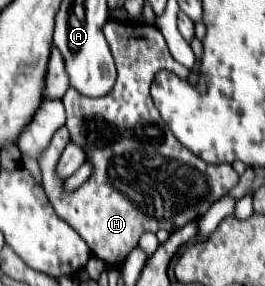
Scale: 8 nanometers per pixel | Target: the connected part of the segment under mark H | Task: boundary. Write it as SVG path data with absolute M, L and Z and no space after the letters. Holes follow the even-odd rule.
M116 19L106 21L102 31L110 45L110 51L118 69L116 85L112 87L112 93L98 99L84 97L82 93L76 93L76 89L68 87L68 91L62 97L62 103L66 107L66 117L68 117L66 127L70 129L70 137L68 137L68 129L60 127L54 133L48 149L38 159L38 163L42 169L43 189L54 211L68 225L72 225L72 229L76 229L76 233L88 243L88 247L98 259L102 259L110 267L120 267L126 261L128 253L138 245L138 239L142 233L146 231L156 233L158 229L174 231L198 219L202 213L210 209L212 203L216 203L222 195L228 195L238 185L240 175L228 163L224 165L204 163L190 149L180 145L180 141L174 137L174 133L168 129L166 123L162 125L162 117L150 97L150 83L154 75L160 69L170 69L182 79L190 75L190 69L184 69L184 65L174 61L174 57L168 53L164 35L154 25L146 25L140 21L116 21ZM70 139L76 141L78 145L84 145L84 153L88 153L88 163L92 163L94 169L88 181L82 183L76 191L53 193L53 185L56 183L60 185L58 189L62 189L62 181L56 177L54 167Z

